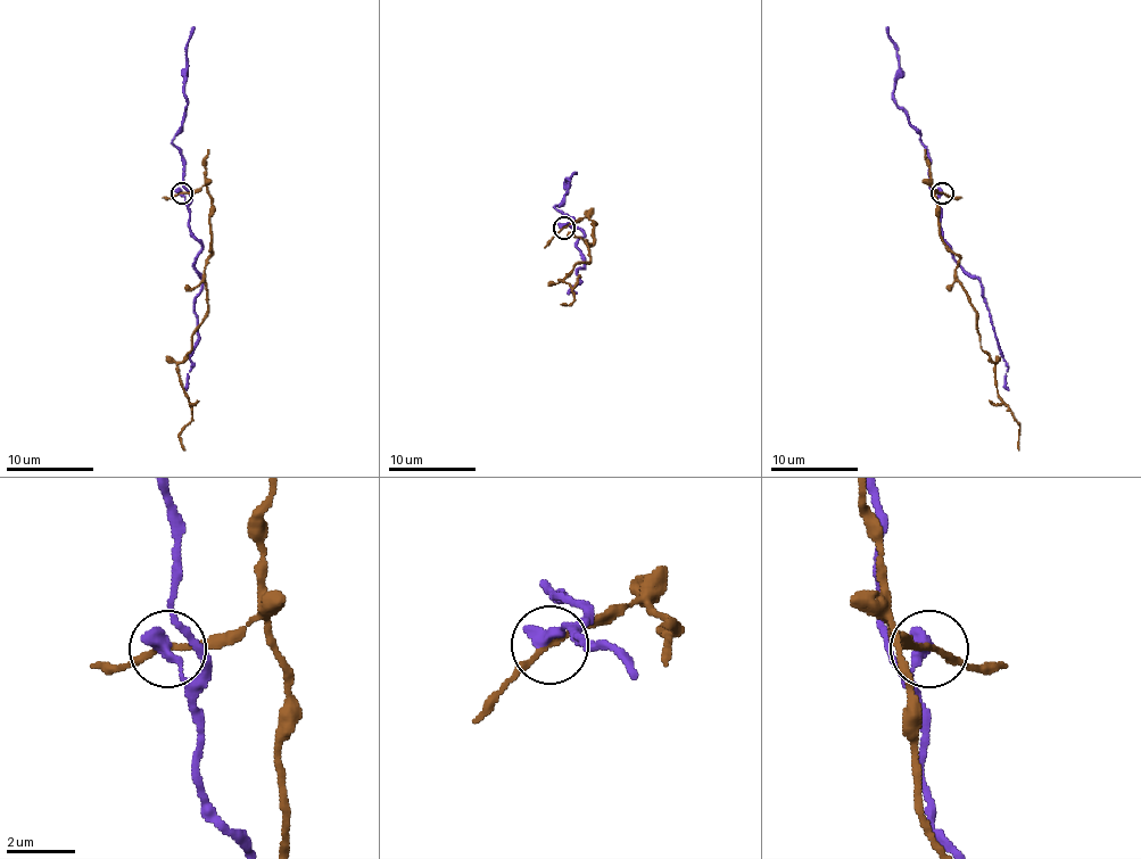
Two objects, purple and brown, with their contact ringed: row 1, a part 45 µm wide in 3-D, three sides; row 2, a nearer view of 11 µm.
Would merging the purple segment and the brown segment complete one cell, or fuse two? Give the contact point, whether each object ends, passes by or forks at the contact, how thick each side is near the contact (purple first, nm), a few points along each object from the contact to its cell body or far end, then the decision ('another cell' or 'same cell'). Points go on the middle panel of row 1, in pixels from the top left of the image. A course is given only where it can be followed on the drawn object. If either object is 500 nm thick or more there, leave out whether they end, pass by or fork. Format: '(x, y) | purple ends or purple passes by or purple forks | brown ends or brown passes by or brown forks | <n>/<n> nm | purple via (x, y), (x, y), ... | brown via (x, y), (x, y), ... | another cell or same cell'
(563, 228) | purple ends | brown passes by | 440/150 nm | purple via (564, 226), (569, 223), (584, 233), (577, 242), (584, 266), (577, 271), (579, 281), (569, 295) | brown via (564, 226), (586, 216), (593, 223), (590, 259), (560, 280), (571, 288), (567, 304) | another cell

